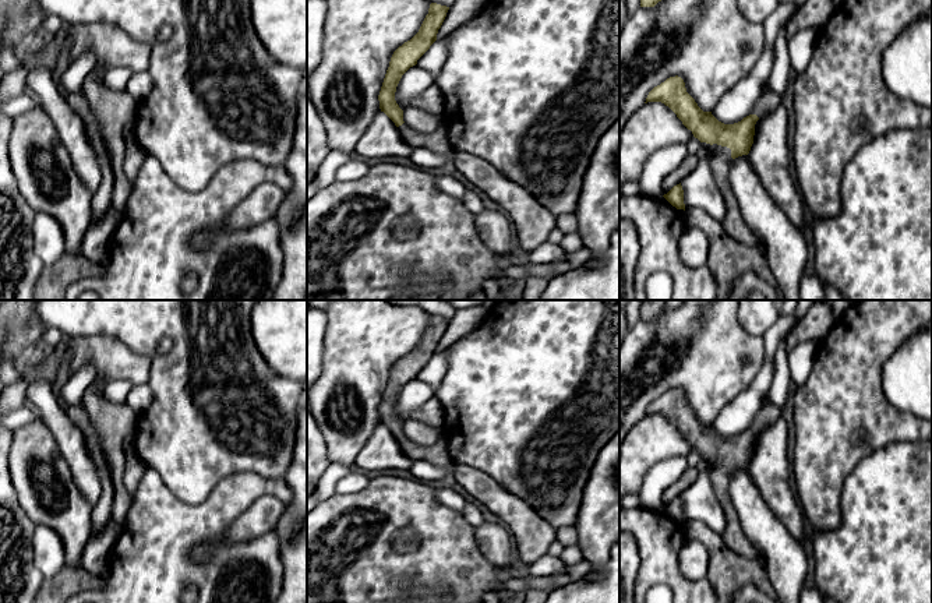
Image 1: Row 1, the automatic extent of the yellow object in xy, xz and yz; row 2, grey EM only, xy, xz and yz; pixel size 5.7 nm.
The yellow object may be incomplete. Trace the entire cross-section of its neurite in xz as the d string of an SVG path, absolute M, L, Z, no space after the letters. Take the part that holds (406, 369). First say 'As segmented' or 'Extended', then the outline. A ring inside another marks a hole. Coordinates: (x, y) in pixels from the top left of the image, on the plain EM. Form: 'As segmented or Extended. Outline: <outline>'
Extended. Outline: M431 315L428 327L426 328L419 345L402 359L399 359L389 374L378 413L379 422L384 424L396 438L402 451L413 461L428 461L437 466L448 466L453 463L452 456L445 442L439 442L431 447L421 447L410 441L403 434L403 423L395 413L396 399L402 388L430 362L437 353L438 342L441 341L449 320Z

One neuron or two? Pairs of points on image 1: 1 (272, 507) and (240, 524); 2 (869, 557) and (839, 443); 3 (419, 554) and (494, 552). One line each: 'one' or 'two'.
1: one
2: two
3: two

